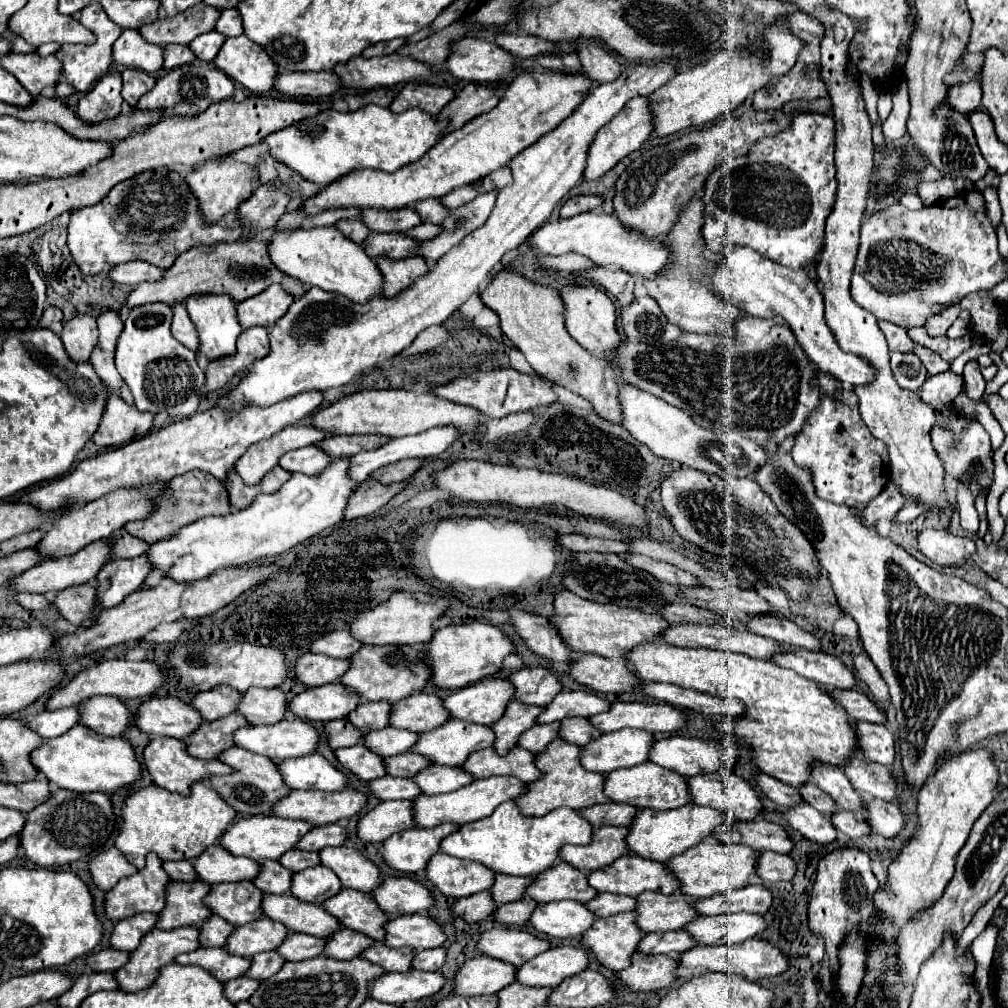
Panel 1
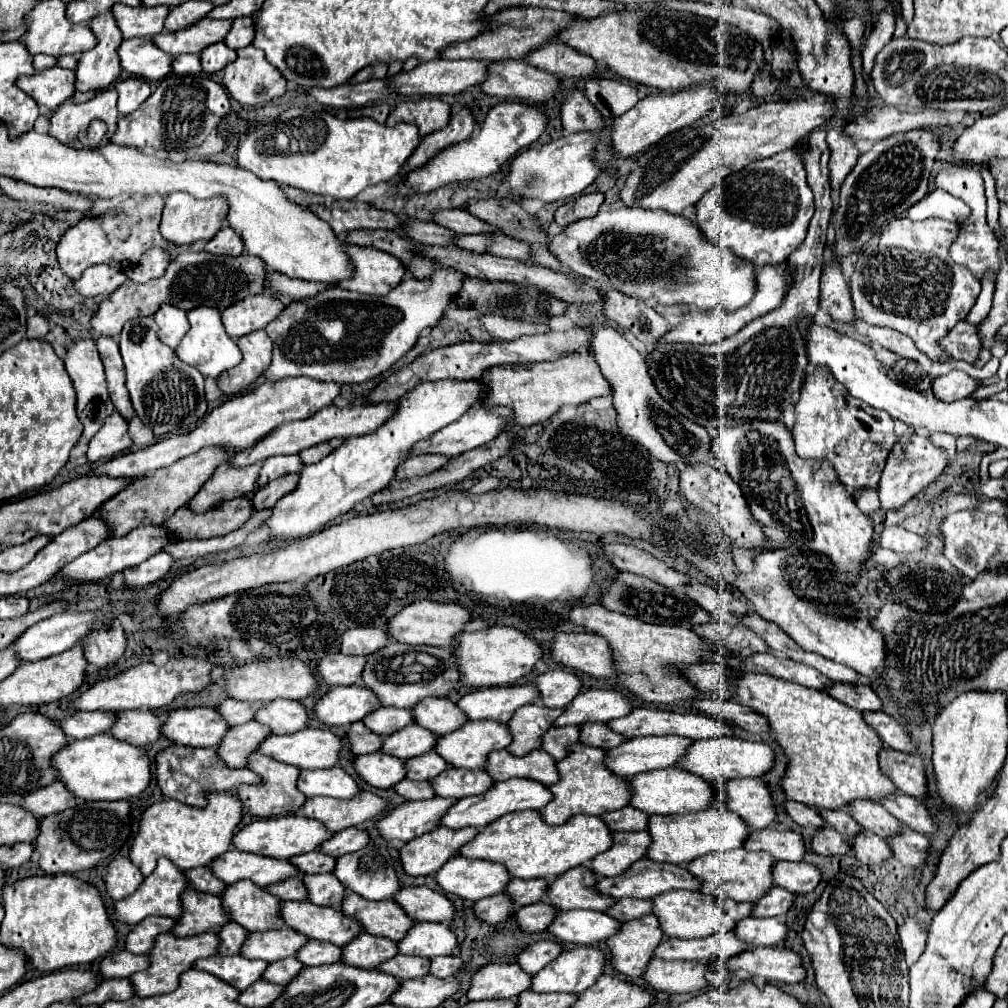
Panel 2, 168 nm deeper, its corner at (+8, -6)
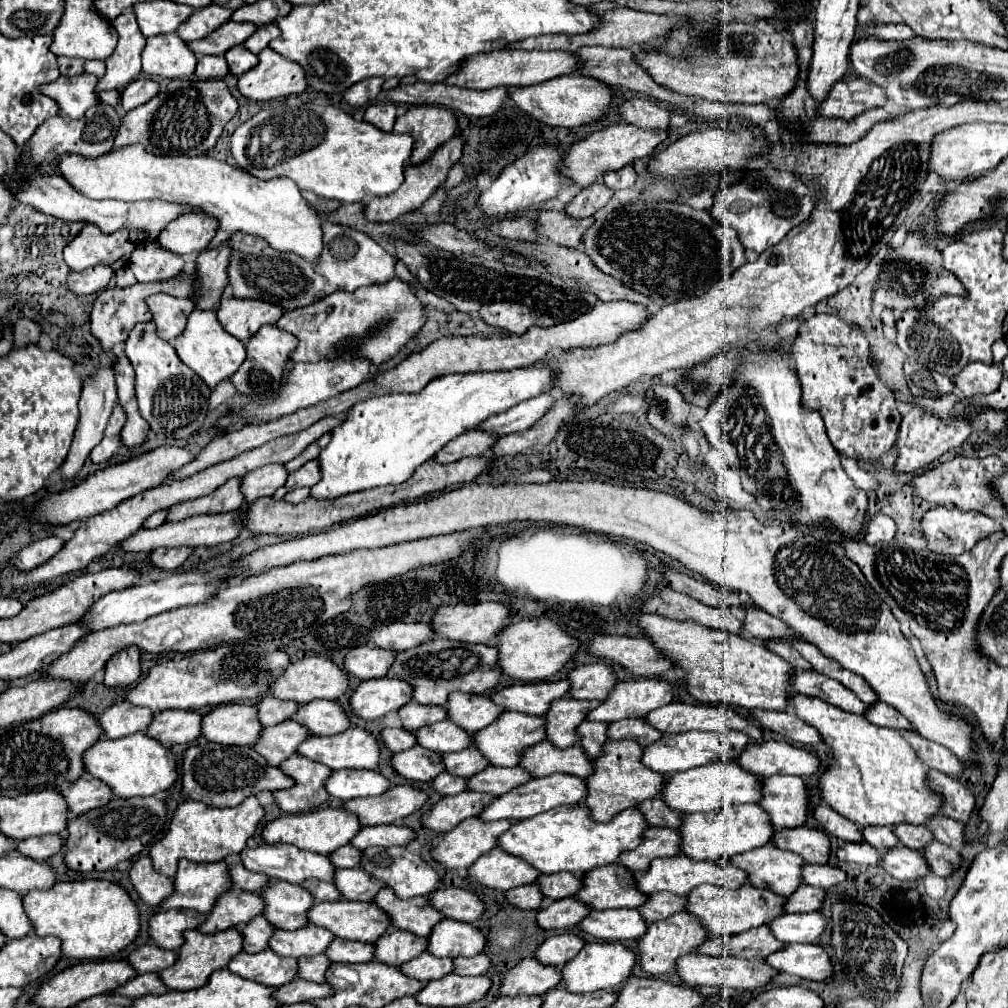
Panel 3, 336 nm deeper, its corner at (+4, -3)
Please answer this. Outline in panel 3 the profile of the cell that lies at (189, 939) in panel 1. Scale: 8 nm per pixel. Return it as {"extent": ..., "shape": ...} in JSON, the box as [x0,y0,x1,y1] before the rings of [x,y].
{"extent":[160,929,242,991],"shape":[[[226,929],[226,931],[218,931],[214,935],[204,935],[200,931],[186,931],[184,933],[184,945],[178,949],[178,957],[176,963],[166,967],[164,971],[160,971],[160,979],[168,989],[174,991],[186,991],[186,989],[198,989],[202,987],[210,973],[216,969],[224,969],[226,963],[242,951],[242,933],[238,929]]]}

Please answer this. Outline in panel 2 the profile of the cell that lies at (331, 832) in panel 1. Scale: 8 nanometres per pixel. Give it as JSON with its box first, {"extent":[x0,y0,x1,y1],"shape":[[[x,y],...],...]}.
{"extent":[320,828,370,858],"shape":[[[346,828],[346,830],[342,830],[342,832],[336,832],[334,838],[326,840],[326,842],[320,846],[320,852],[330,854],[330,856],[334,856],[334,858],[340,858],[342,854],[362,850],[368,842],[370,842],[370,836],[366,834],[366,830]]]}

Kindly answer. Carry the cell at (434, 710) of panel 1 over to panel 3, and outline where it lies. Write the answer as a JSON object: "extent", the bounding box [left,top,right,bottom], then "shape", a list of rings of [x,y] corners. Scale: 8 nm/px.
{"extent":[444,691,502,735],"shape":[[[460,691],[450,693],[444,707],[448,719],[472,735],[492,723],[502,713],[502,707],[490,703],[486,695],[468,695]]]}

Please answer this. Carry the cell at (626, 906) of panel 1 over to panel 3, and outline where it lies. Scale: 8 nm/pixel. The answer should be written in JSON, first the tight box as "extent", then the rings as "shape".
{"extent":[638,891,684,923],"shape":[[[662,891],[662,893],[648,895],[646,903],[638,907],[638,913],[642,915],[642,919],[646,919],[646,923],[652,923],[658,919],[666,919],[672,913],[678,913],[682,909],[684,909],[684,897]]]}

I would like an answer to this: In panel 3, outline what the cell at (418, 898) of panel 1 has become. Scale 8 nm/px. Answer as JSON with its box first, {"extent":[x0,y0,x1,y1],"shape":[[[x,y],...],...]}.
{"extent":[430,887,484,921],"shape":[[[442,887],[430,893],[430,905],[434,905],[436,911],[440,911],[444,917],[450,917],[454,921],[476,921],[482,911],[484,903],[470,891],[458,889],[458,887]]]}

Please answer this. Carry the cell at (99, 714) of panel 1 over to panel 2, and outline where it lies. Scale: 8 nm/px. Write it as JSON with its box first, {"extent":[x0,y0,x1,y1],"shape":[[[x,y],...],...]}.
{"extent":[110,710,162,748],"shape":[[[126,710],[116,712],[118,720],[112,726],[110,734],[118,740],[132,742],[134,746],[144,748],[146,744],[154,744],[162,738],[162,720],[154,712],[140,712],[140,710]]]}

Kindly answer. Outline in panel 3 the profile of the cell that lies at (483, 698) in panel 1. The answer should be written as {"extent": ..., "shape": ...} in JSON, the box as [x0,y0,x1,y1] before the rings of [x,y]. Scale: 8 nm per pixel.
{"extent":[490,681,570,715],"shape":[[[542,681],[542,683],[516,683],[508,685],[490,695],[490,701],[500,705],[504,711],[518,711],[524,715],[544,715],[554,699],[566,697],[570,683]]]}

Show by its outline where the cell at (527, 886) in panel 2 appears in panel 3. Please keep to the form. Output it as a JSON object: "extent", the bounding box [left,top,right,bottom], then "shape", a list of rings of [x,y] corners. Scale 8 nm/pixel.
{"extent":[536,873,582,899],"shape":[[[554,873],[554,875],[540,875],[536,879],[536,885],[540,887],[540,893],[548,899],[564,899],[572,897],[580,887],[582,877],[566,875],[566,873]]]}

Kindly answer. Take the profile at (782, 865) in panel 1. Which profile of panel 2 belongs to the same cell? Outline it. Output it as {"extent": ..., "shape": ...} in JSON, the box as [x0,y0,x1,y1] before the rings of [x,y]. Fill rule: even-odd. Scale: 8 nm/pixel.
{"extent":[772,862,822,894],"shape":[[[778,862],[774,866],[772,876],[774,876],[776,886],[786,888],[790,892],[798,892],[798,894],[812,892],[822,878],[820,870],[814,864],[808,864],[808,862]],[[790,884],[802,884],[802,886],[790,886]]]}

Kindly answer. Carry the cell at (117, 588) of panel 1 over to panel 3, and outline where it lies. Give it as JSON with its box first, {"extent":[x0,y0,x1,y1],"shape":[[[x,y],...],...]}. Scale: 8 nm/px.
{"extent":[148,547,192,571],"shape":[[[174,547],[174,549],[156,549],[150,553],[148,561],[152,567],[162,569],[162,571],[176,571],[192,553],[192,547]]]}

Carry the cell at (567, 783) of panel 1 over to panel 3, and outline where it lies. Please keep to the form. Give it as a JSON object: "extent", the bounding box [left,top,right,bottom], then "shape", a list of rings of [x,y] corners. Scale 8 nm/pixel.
{"extent":[584,741,664,821],"shape":[[[608,741],[604,743],[602,757],[592,761],[594,773],[584,779],[588,787],[588,795],[584,797],[584,807],[590,809],[590,819],[594,821],[610,821],[618,811],[636,807],[638,803],[656,797],[662,791],[664,775],[654,773],[640,763],[642,747],[634,741]]]}

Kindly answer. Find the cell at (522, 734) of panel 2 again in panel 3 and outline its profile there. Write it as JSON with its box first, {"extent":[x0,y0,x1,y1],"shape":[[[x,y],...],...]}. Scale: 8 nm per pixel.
{"extent":[544,697,598,749],"shape":[[[570,697],[556,699],[544,717],[546,719],[546,739],[558,749],[572,747],[578,741],[574,729],[578,727],[578,723],[584,721],[586,713],[594,709],[596,705],[598,701],[576,701]]]}

